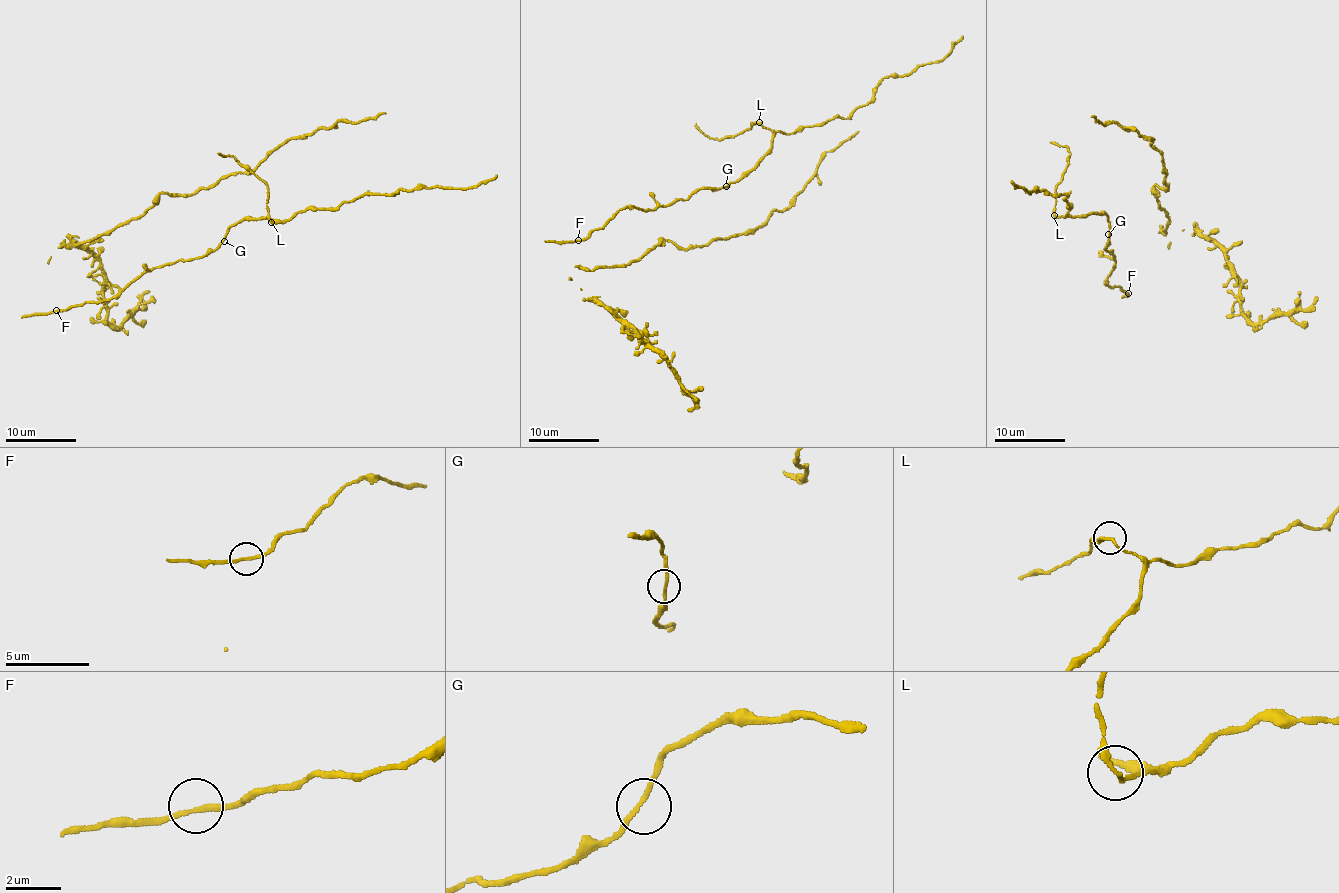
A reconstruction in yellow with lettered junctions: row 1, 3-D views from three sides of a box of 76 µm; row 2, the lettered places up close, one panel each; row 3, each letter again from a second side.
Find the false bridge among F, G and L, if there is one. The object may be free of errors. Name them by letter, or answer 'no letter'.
L

